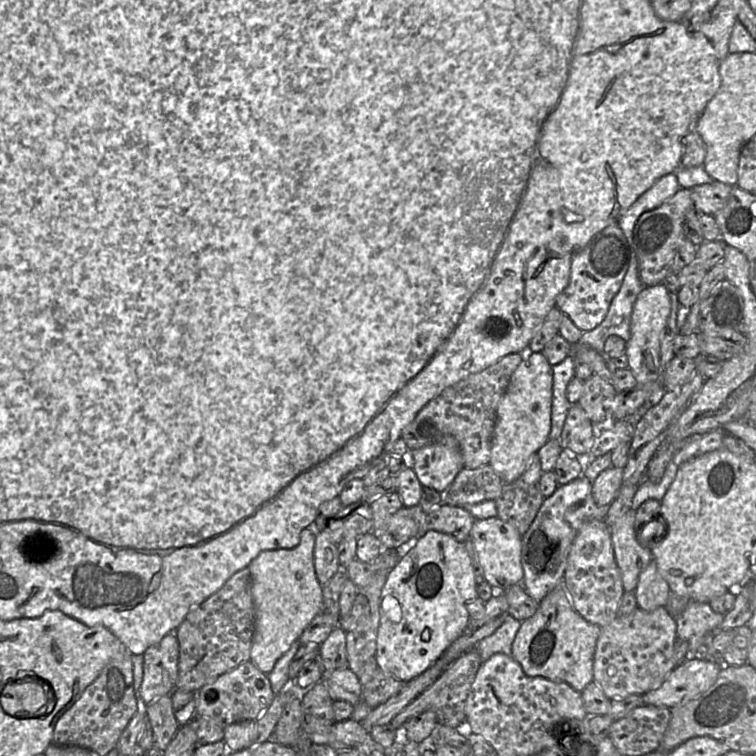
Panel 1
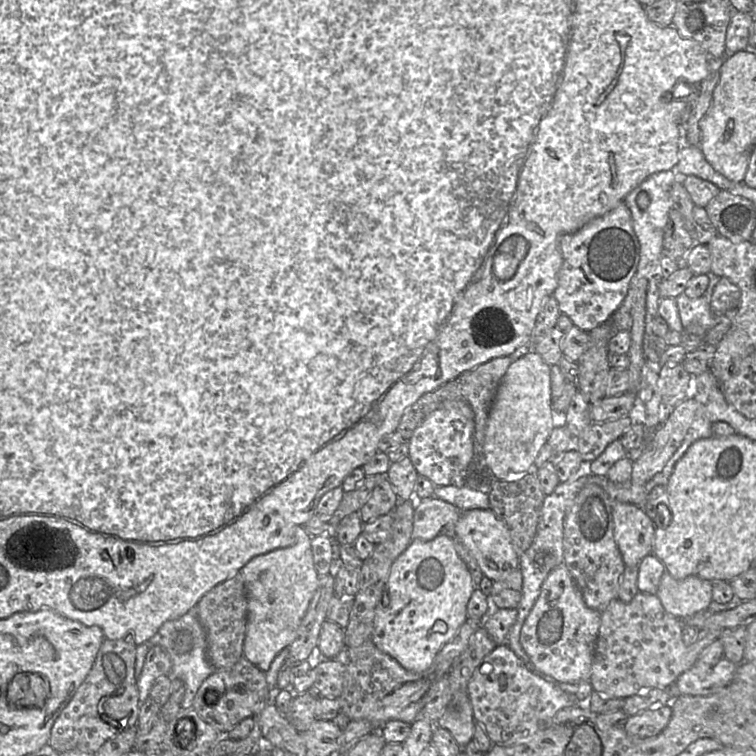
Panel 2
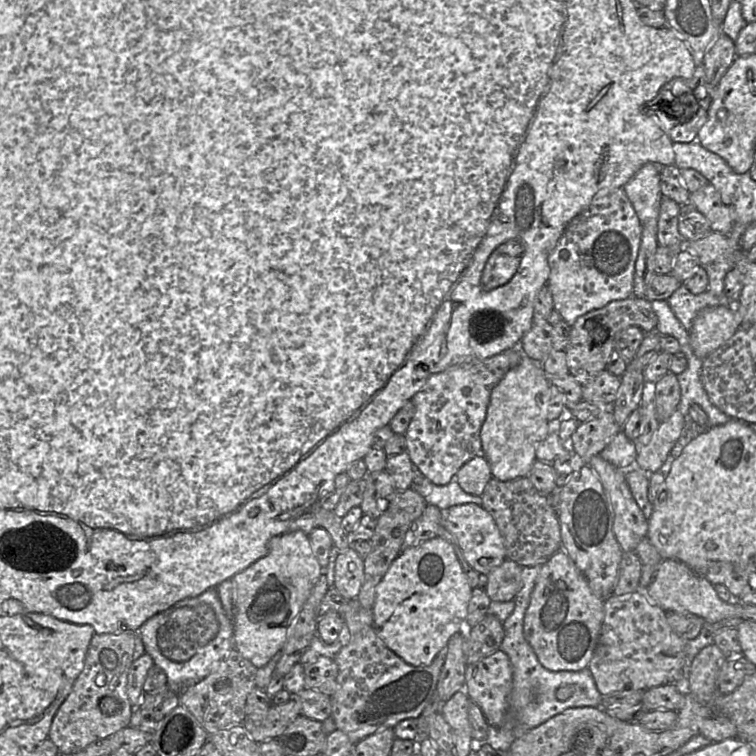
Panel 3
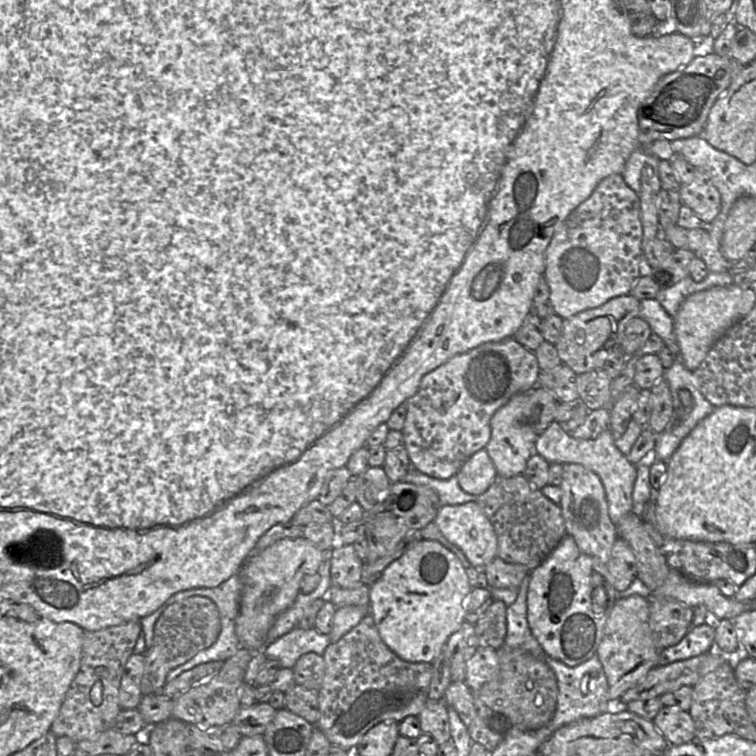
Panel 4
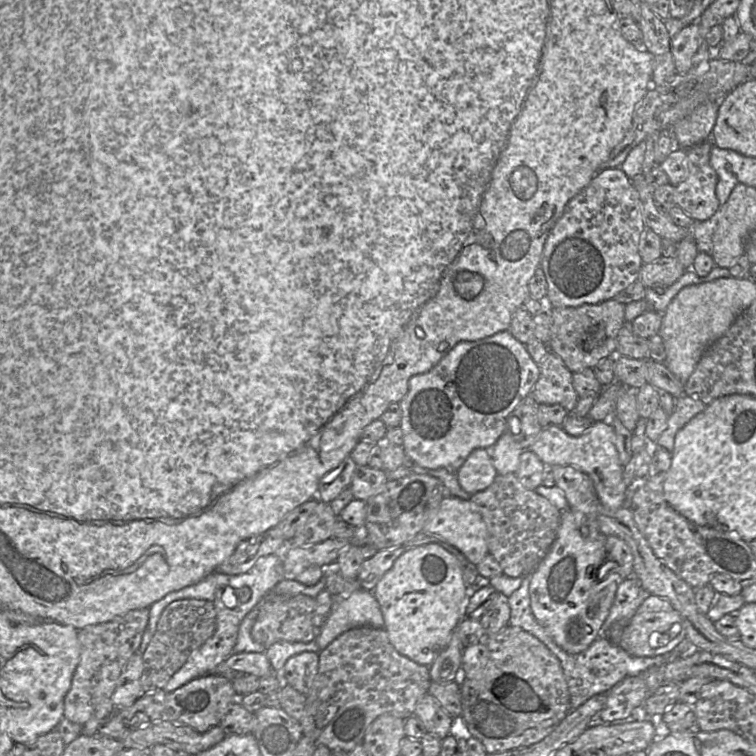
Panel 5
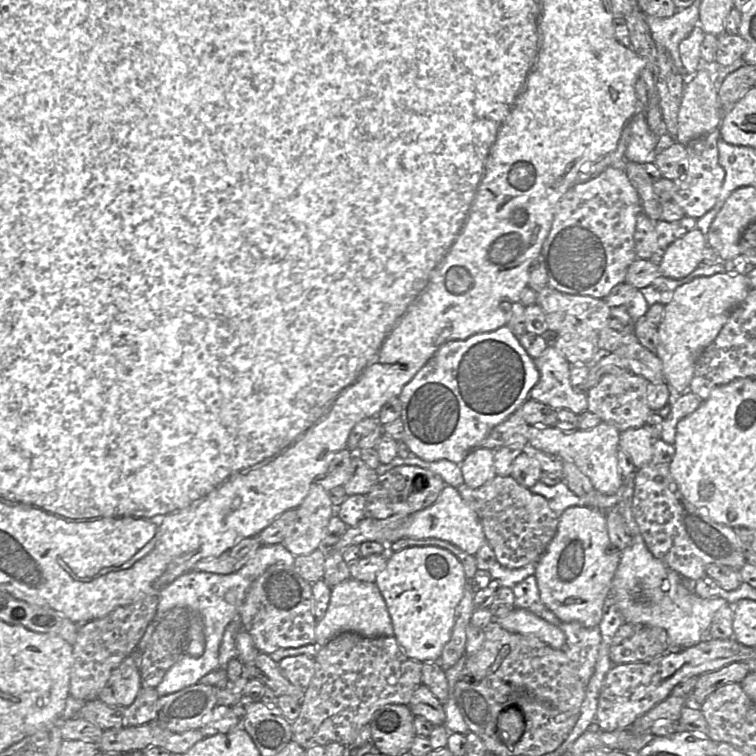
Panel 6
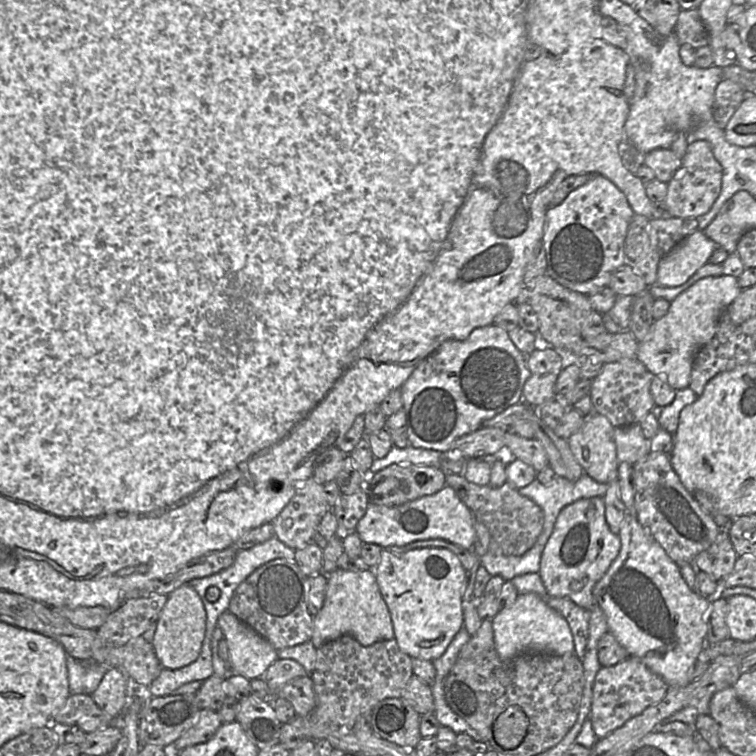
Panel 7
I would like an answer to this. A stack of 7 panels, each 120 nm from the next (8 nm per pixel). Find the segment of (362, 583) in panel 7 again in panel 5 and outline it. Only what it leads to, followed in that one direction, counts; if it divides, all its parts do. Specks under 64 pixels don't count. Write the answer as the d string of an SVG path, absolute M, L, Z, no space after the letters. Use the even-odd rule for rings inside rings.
M365 589L332 595L331 611L315 641L320 651L344 632L362 626L384 629L384 618L372 592Z

